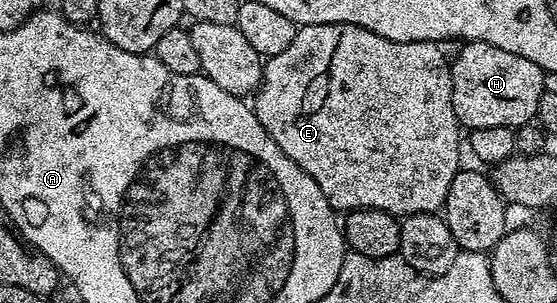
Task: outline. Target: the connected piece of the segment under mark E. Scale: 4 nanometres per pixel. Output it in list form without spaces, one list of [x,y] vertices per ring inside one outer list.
[[[336,22],[335,24],[315,24],[298,29],[295,40],[291,40],[291,48],[283,48],[274,58],[264,63],[261,72],[261,84],[251,98],[251,105],[259,124],[267,128],[267,136],[283,148],[283,152],[307,176],[319,184],[323,196],[338,212],[351,210],[382,210],[400,220],[412,214],[436,214],[442,209],[447,200],[447,191],[451,188],[451,180],[455,180],[457,171],[462,169],[461,150],[463,154],[463,127],[457,121],[455,108],[451,100],[451,62],[440,45],[436,42],[396,42],[387,40],[383,36],[375,36],[367,28],[359,28],[355,24]]]

